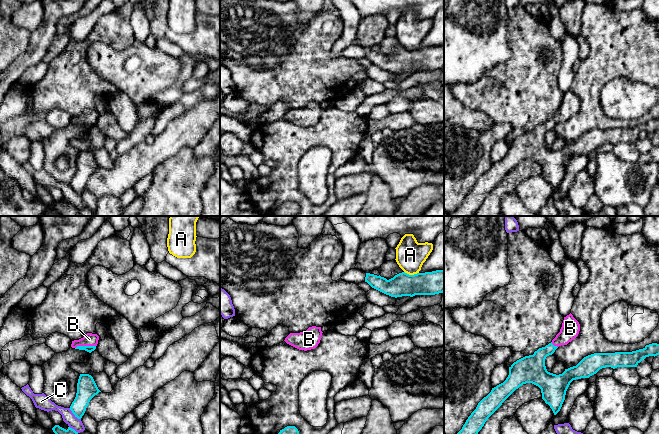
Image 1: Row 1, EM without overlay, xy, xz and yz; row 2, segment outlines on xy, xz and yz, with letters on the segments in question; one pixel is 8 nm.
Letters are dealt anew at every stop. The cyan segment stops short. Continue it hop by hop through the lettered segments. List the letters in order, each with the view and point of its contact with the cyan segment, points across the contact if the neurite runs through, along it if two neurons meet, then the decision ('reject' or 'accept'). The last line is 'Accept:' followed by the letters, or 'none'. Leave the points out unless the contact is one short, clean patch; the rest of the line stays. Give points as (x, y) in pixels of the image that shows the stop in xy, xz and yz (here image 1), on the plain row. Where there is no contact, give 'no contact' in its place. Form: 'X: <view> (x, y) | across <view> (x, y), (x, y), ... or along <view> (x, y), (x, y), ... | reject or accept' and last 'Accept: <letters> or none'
A: xz (411, 51) | reject
B: xy (85, 122) | across xy (89, 125), (85, 122), (89, 115) | accept
C: xy (74, 190) | along xy (69, 184), (80, 195) | reject
Accept: B

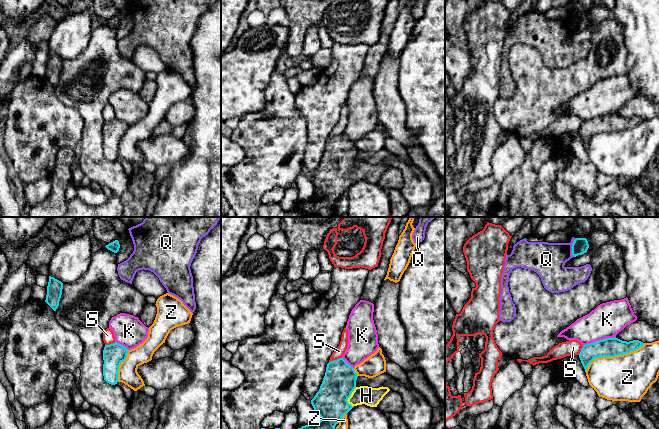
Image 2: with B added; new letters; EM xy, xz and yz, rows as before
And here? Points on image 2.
H: xz (349, 172) | across xz (330, 179), (337, 172), (349, 172), (366, 171) | accept
K: yz (599, 116) | along yz (615, 112), (595, 116), (583, 122) | reject
Q: yz (572, 23) | along yz (576, 14), (572, 20), (572, 32) | reject
S: xz (335, 136) | reject
Z: yz (613, 132) | reject
Accept: H

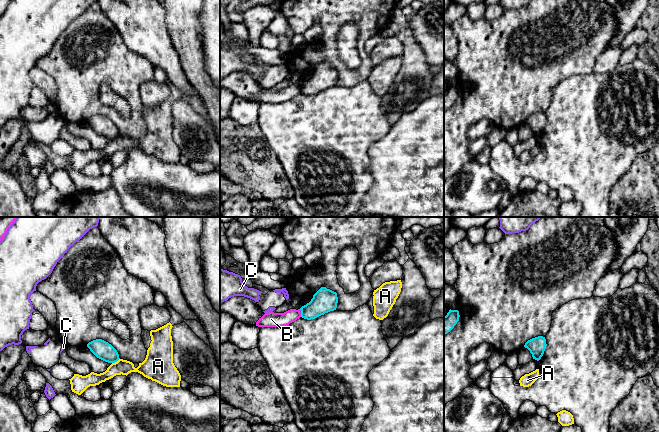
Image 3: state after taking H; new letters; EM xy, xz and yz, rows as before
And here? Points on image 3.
A: xy (115, 137) | reject
B: xz (301, 91) | along xz (300, 89), (301, 92) | reject
C: xz (301, 87) | reject
Accept: none

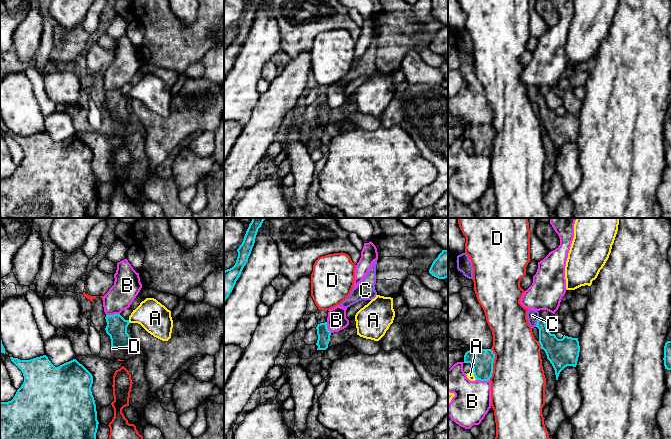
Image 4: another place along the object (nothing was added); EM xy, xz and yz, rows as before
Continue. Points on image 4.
A: yz (474, 151) | along yz (472, 147), (476, 155) | reject
B: xy (112, 91) | reject
C: yz (537, 98) | across yz (554, 124), (537, 98), (532, 91) | accept
D: yz (492, 140) | along yz (491, 125), (494, 130), (494, 138), (493, 148), (489, 155) | reject
Accept: C

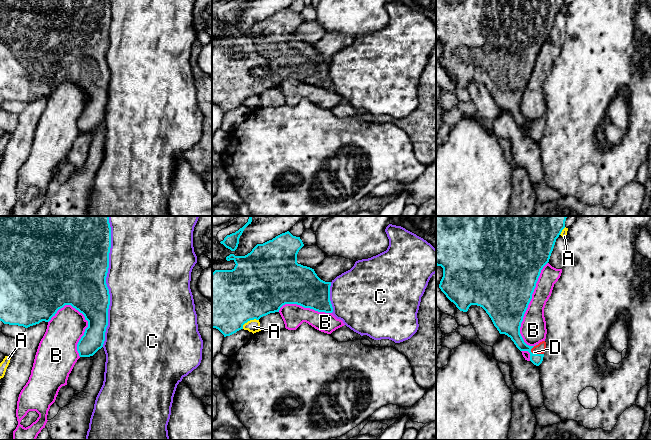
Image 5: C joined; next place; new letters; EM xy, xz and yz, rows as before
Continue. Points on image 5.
A: xz (249, 96) | reject
B: yz (528, 80) | reject
C: xy (106, 61) | reject
D: yz (536, 130) | across yz (514, 108), (516, 114), (536, 130), (541, 123) | accept
Accept: D

